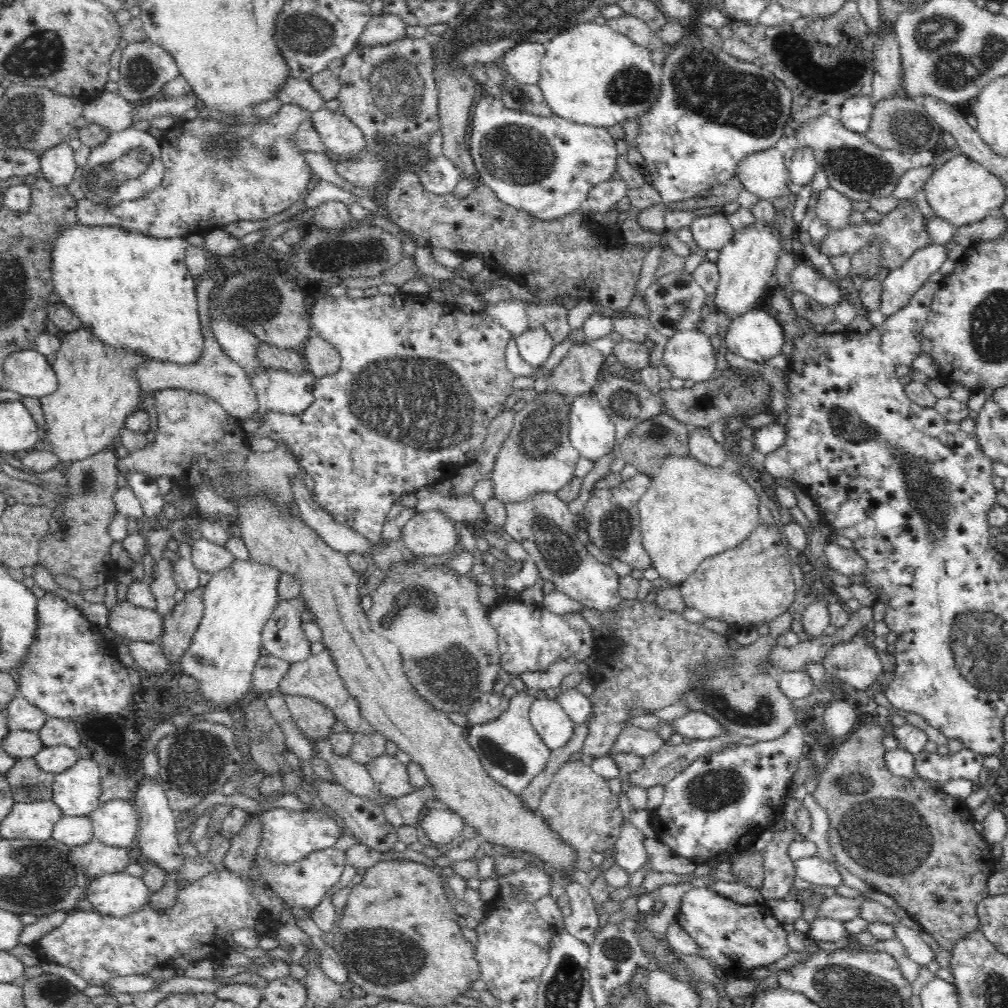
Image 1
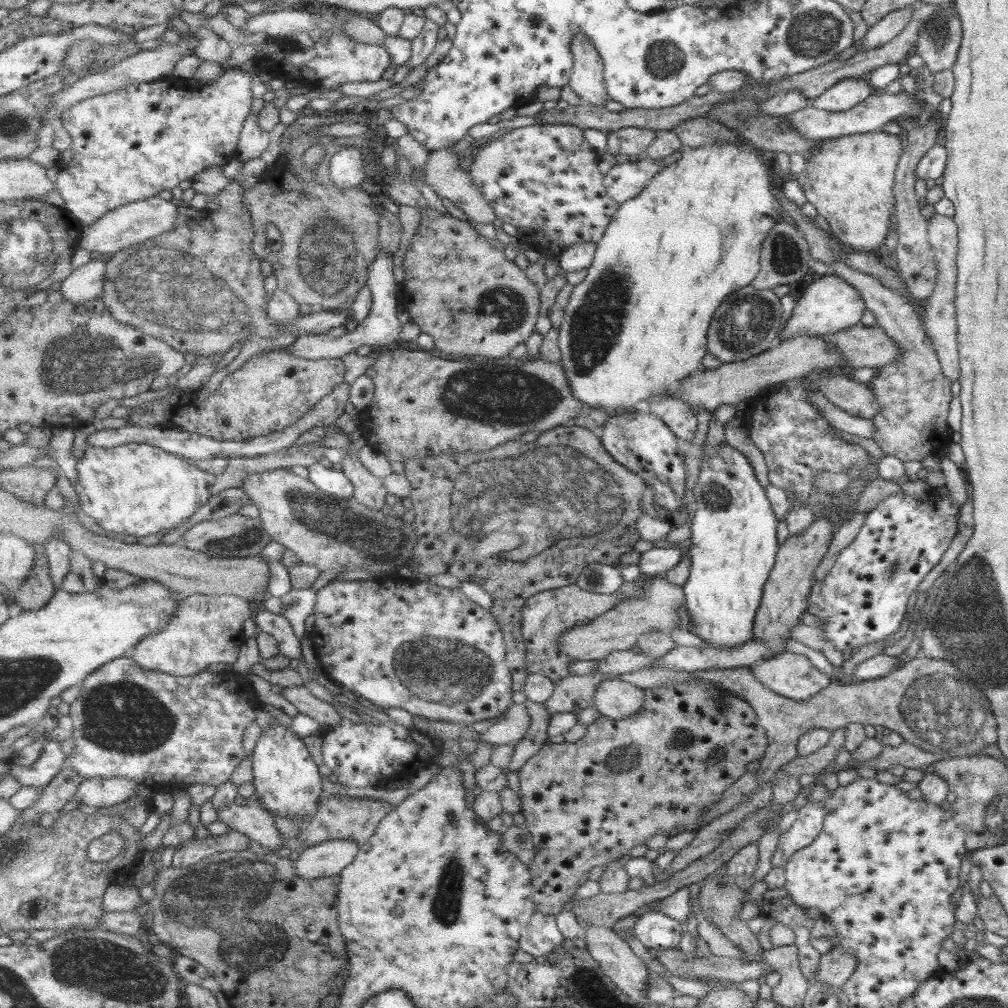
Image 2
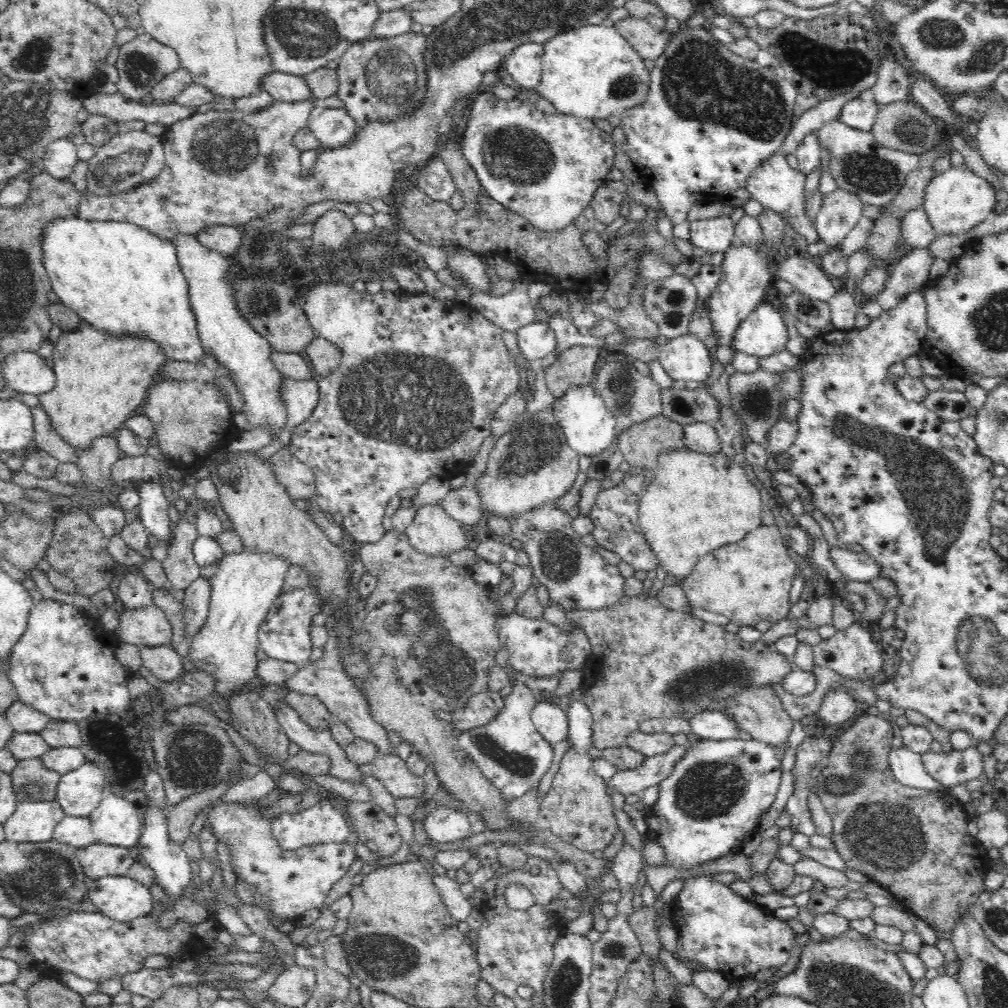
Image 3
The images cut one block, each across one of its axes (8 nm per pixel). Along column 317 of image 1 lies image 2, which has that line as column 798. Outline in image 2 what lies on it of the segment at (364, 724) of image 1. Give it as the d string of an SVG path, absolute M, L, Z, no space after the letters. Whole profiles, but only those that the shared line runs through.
M784 648L775 657L763 659L763 661L750 666L749 669L765 688L791 700L805 700L817 694L817 692L821 691L821 688L834 681L811 665L807 657L801 654L797 656Z

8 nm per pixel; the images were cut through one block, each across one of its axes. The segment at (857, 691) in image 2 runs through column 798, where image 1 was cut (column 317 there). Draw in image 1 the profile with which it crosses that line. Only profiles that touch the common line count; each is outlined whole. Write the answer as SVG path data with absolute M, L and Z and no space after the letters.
M284 694L283 697L295 723L309 738L322 738L332 733L330 728L337 720L319 700L292 694Z

